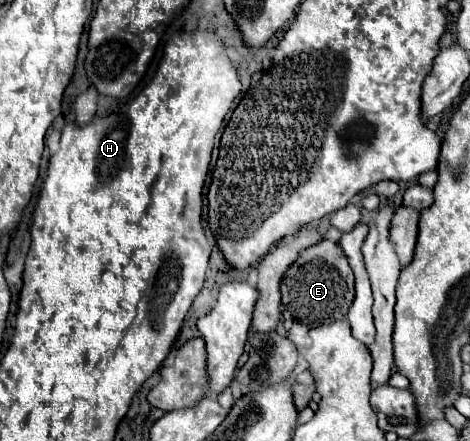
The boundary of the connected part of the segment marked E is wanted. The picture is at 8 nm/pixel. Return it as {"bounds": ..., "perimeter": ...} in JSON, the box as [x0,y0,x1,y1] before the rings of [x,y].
{"bounds":[281,239,353,327],"perimeter":[[[327,239],[303,249],[299,259],[291,263],[281,279],[281,315],[307,327],[319,327],[343,319],[353,299],[353,271],[347,263],[347,257],[337,243]]]}

